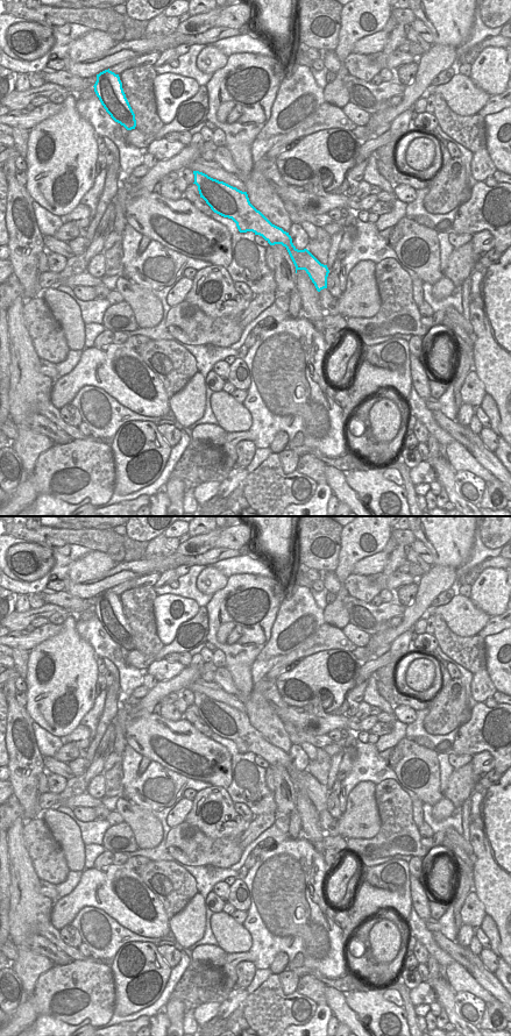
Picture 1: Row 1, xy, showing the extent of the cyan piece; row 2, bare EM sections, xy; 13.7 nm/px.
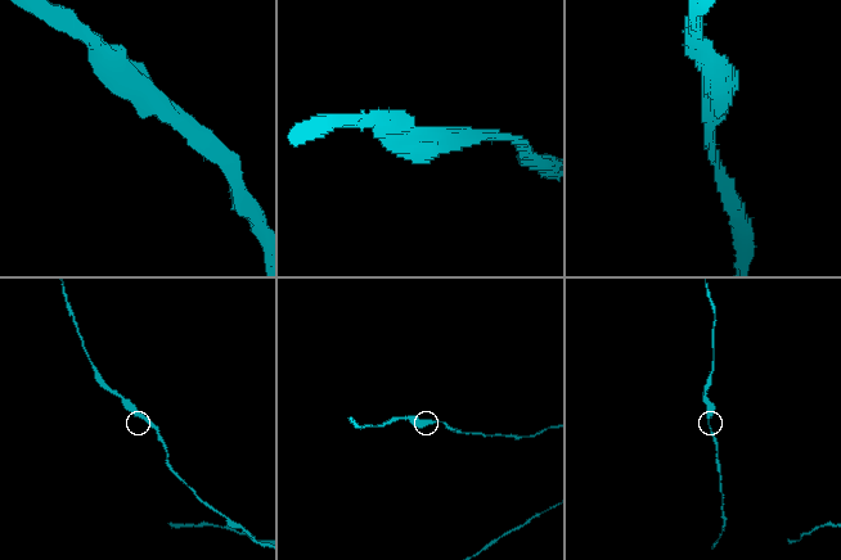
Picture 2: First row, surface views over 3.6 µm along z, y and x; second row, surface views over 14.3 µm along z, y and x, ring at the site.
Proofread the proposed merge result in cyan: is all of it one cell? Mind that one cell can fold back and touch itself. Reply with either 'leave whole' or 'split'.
leave whole

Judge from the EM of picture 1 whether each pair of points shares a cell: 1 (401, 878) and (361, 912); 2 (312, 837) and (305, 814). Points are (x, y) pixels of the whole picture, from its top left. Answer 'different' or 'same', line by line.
1: same
2: same

